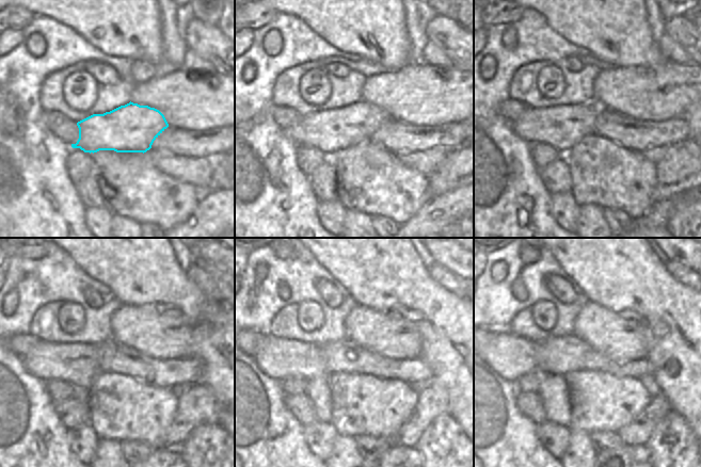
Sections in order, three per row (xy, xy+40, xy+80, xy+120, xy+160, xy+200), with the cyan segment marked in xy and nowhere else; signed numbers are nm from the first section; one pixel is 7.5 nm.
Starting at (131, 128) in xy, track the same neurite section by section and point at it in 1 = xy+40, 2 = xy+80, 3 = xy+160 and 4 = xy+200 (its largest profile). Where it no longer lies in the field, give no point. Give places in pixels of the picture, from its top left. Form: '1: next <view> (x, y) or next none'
1: next xy+40 (330, 130)
2: next xy+80 (561, 127)
3: next xy+160 (281, 358)
4: next xy+200 (510, 356)

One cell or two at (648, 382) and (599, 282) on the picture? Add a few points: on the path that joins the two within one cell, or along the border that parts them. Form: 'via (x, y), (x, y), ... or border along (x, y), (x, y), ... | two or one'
border along (652, 374), (662, 392) | two

